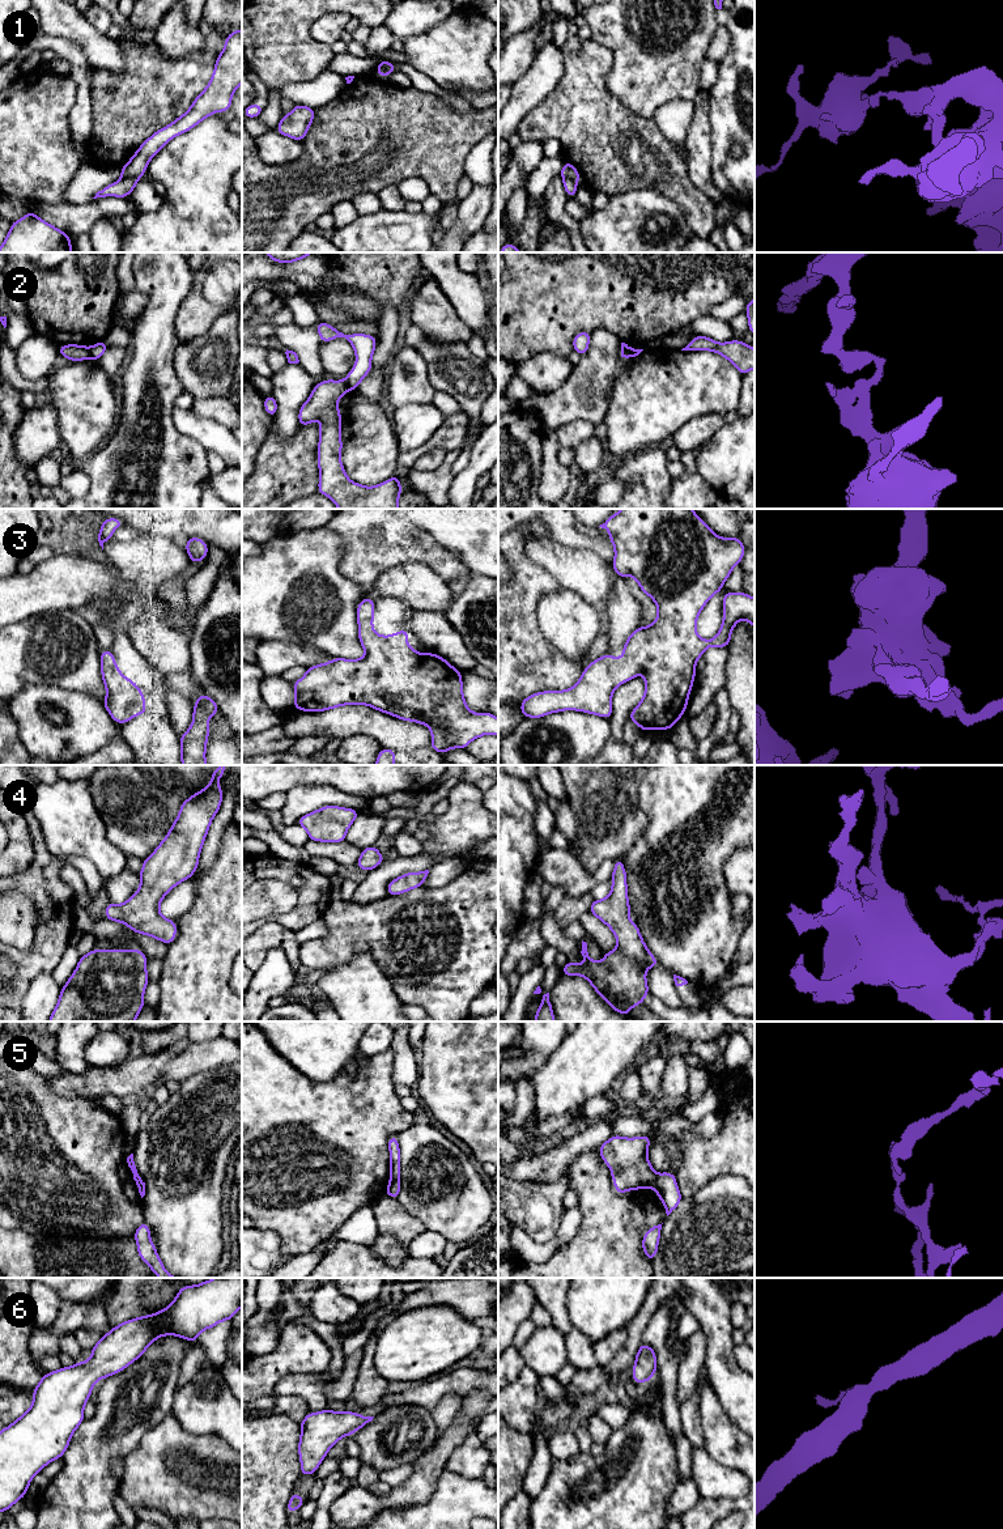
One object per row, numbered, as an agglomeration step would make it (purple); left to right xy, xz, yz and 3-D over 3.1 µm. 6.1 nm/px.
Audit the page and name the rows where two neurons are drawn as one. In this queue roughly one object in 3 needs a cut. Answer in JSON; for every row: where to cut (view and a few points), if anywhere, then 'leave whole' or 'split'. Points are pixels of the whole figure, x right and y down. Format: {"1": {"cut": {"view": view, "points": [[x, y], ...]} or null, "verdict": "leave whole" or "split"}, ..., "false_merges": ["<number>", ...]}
{"1": {"cut": {"view": "xz", "points": [[394, 66], [391, 69], [379, 67], [377, 72]]}, "verdict": "split"}, "2": {"cut": {"view": "xy", "points": [[88, 348], [90, 356]]}, "verdict": "split"}, "3": {"cut": null, "verdict": "leave whole"}, "4": {"cut": null, "verdict": "leave whole"}, "5": {"cut": {"view": "yz", "points": [[657, 1175], [655, 1183], [651, 1186]]}, "verdict": "split"}, "6": {"cut": null, "verdict": "leave whole"}, "false_merges": ["1", "2", "5"]}

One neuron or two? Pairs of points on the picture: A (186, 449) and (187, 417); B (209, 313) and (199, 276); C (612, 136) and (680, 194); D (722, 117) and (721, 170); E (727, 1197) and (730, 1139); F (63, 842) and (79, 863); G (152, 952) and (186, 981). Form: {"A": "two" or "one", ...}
{"A": "two", "B": "one", "C": "one", "D": "one", "E": "two", "F": "two", "G": "two"}

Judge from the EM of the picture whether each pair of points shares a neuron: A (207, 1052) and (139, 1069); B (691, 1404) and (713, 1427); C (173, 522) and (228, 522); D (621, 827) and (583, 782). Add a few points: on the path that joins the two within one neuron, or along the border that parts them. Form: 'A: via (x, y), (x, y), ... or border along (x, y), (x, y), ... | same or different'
A: border along (190, 1044), (169, 1062), (153, 1087) | different
B: border along (706, 1381), (700, 1394), (698, 1405), (701, 1442) | different
C: via (186, 522), (215, 522) | same
D: via (611, 816), (606, 810), (606, 805), (594, 793) | same

